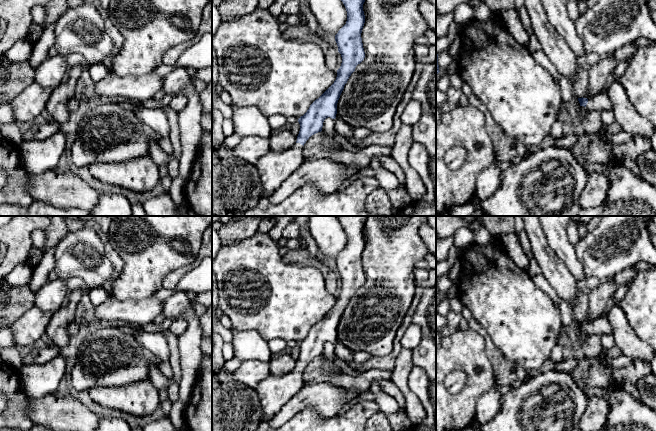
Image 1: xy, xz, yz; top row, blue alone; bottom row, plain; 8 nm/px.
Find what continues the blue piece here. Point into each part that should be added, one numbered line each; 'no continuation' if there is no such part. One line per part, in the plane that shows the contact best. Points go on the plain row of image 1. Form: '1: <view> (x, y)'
1: yz (600, 326)

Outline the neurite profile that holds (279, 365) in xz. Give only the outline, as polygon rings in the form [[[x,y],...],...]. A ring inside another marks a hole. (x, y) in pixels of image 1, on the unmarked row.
[[[285,354],[282,356],[274,356],[270,360],[270,373],[274,376],[282,376],[289,374],[294,371],[297,365],[297,360],[295,360],[291,355]]]

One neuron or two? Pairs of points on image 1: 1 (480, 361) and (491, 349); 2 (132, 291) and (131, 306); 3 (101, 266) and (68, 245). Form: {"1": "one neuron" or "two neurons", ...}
{"1": "two neurons", "2": "two neurons", "3": "one neuron"}

